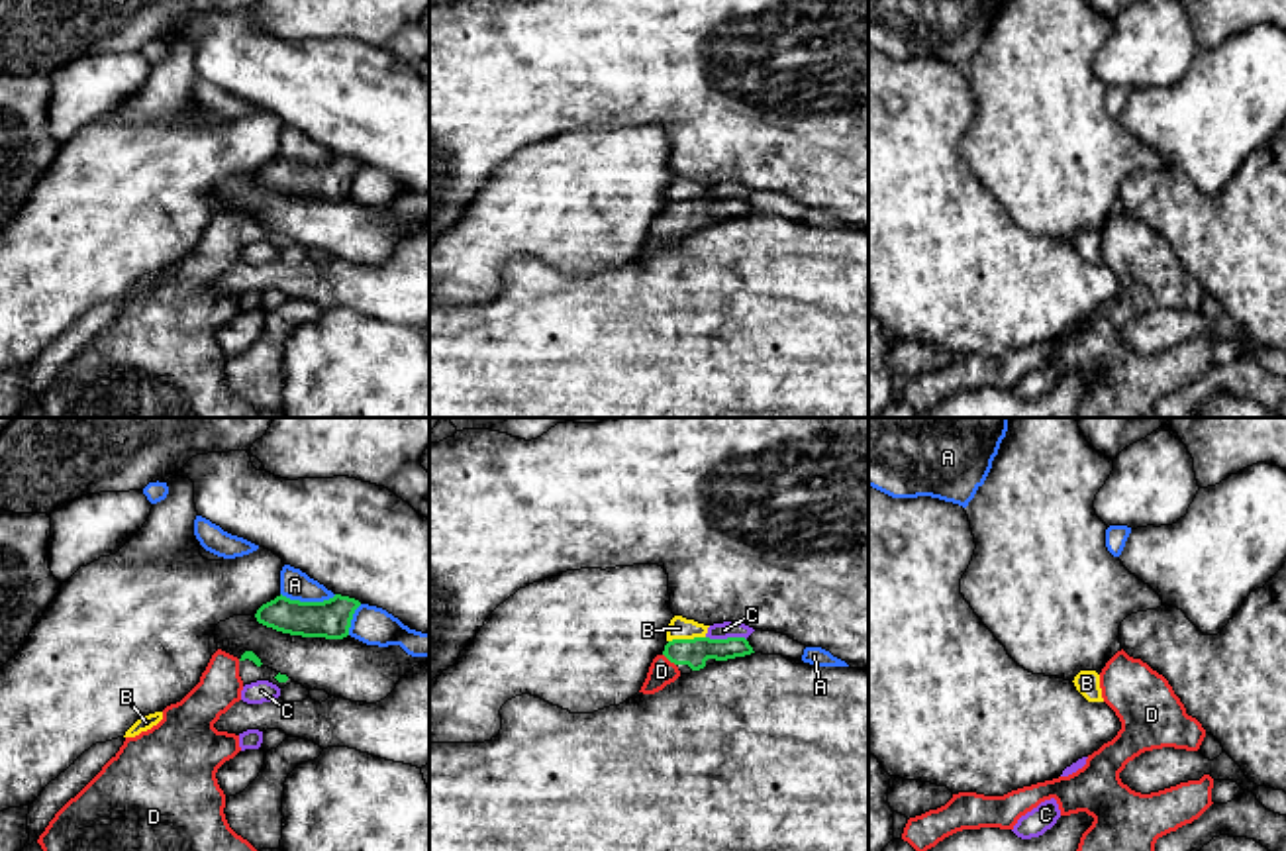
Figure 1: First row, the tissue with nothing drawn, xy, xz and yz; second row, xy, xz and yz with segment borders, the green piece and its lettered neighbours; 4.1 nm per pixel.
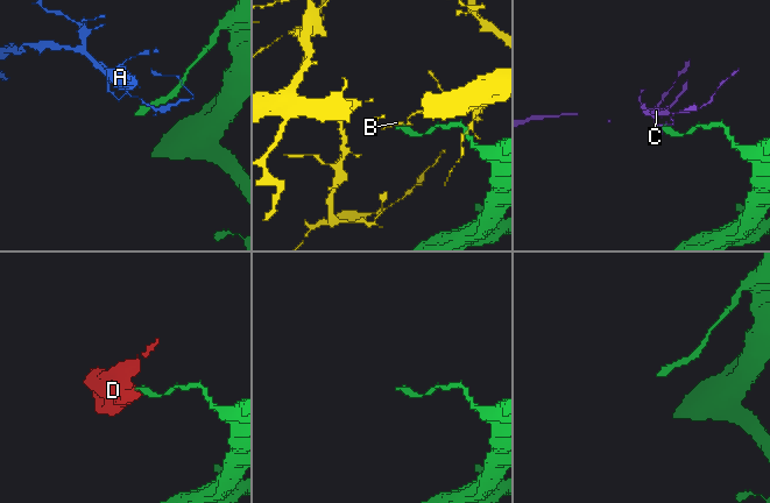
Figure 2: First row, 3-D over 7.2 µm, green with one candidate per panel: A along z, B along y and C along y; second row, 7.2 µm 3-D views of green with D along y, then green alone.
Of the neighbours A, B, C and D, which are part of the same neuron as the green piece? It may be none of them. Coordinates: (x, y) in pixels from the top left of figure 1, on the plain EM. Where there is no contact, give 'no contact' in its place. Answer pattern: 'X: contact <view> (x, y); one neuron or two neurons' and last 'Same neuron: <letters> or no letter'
A: contact xy (308, 163); two neurons
B: contact xz (687, 200); two neurons
C: contact xz (728, 199); two neurons
D: contact xz (669, 220); one neuron
Same neuron: D

